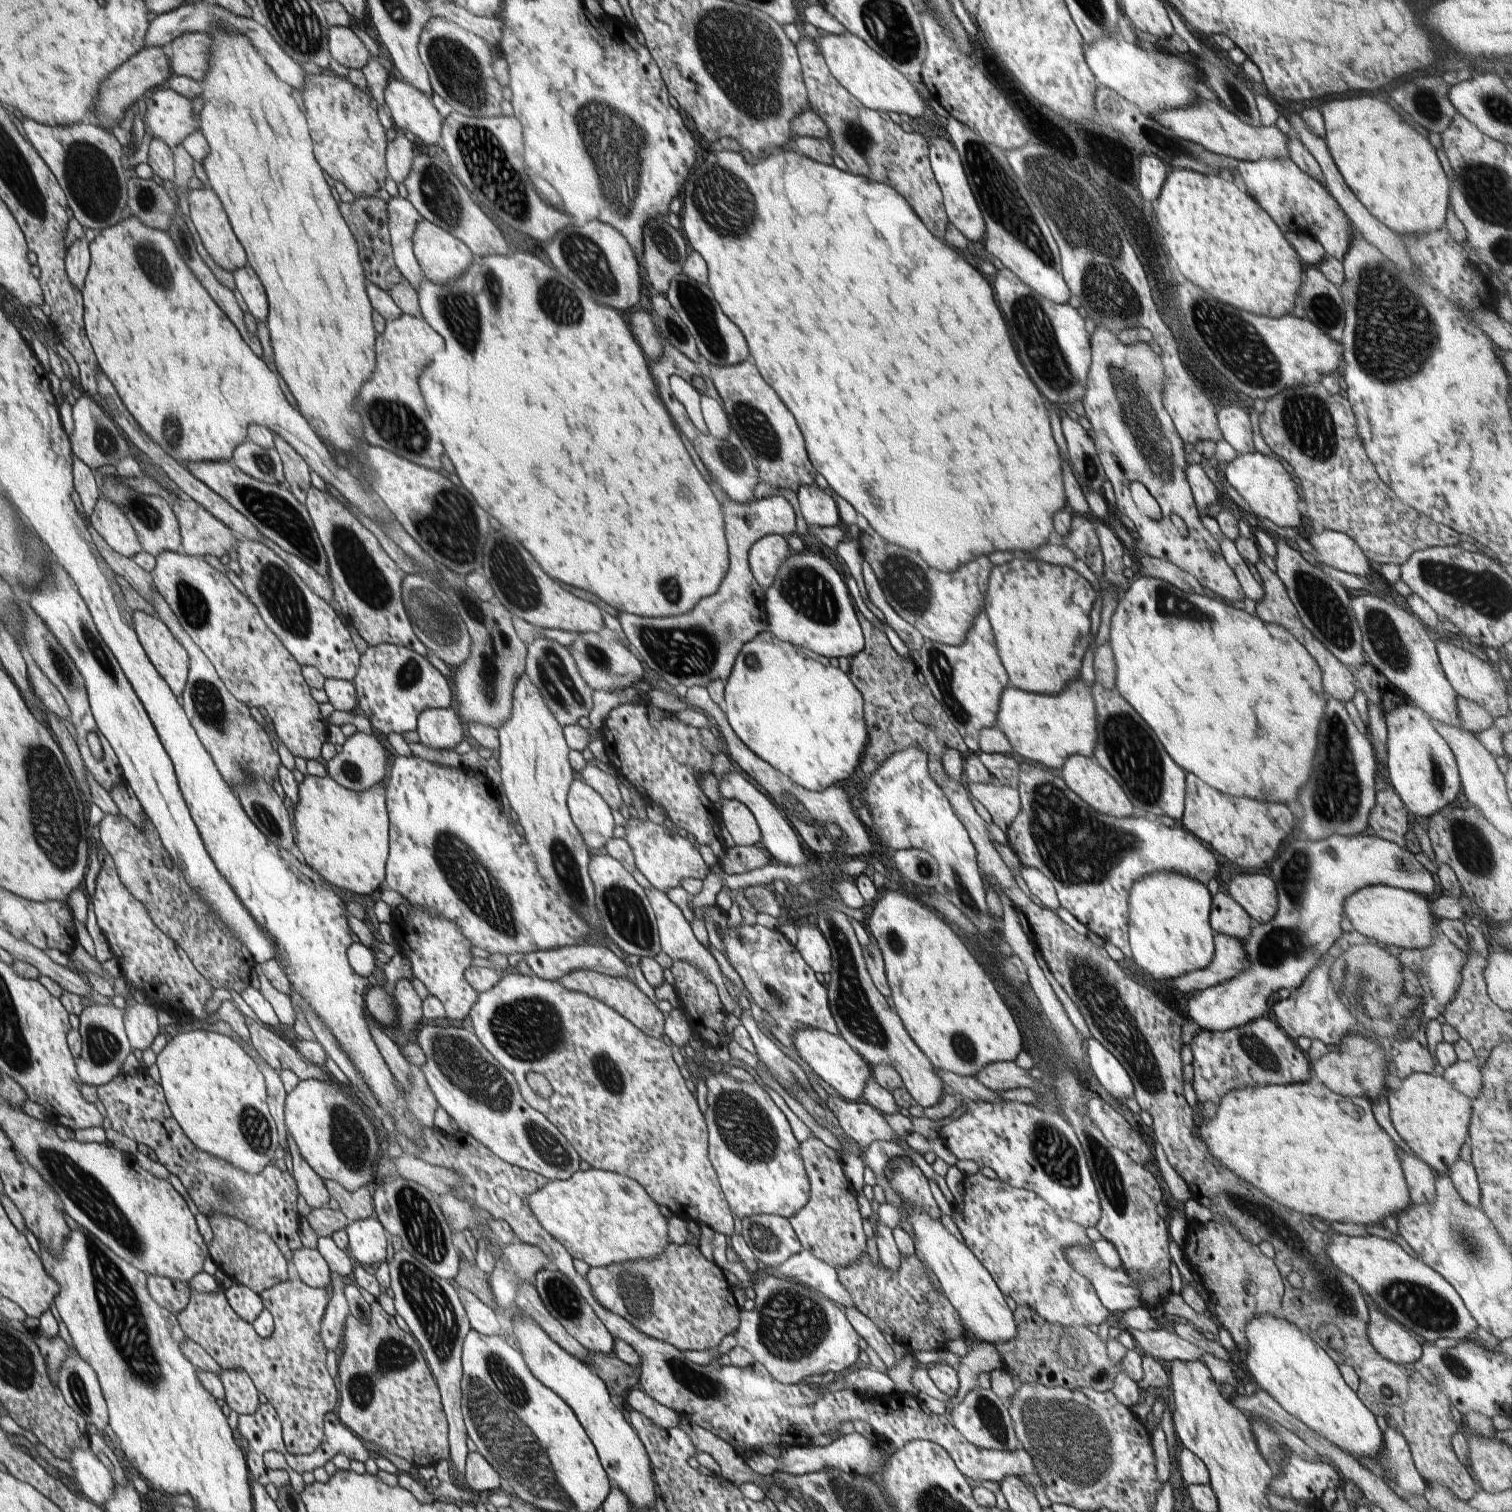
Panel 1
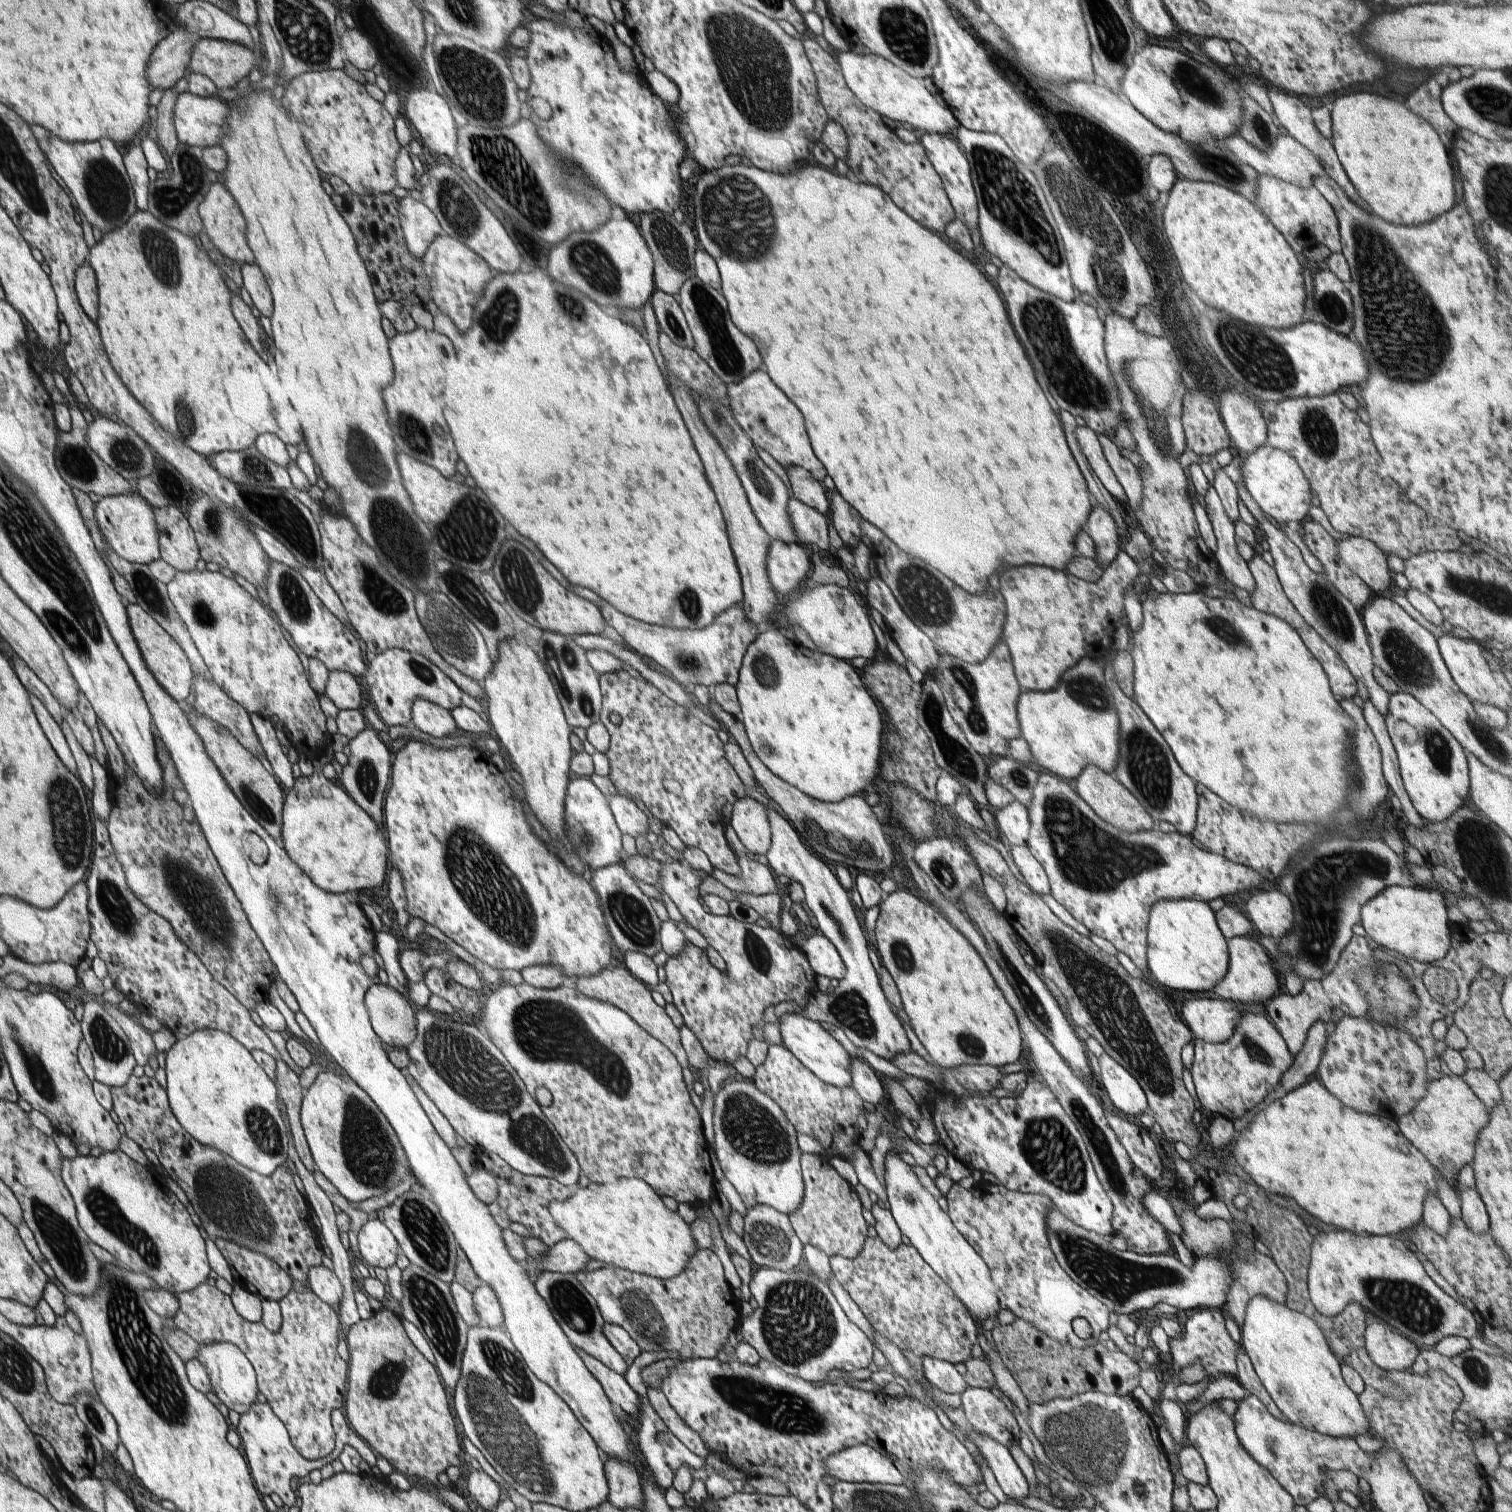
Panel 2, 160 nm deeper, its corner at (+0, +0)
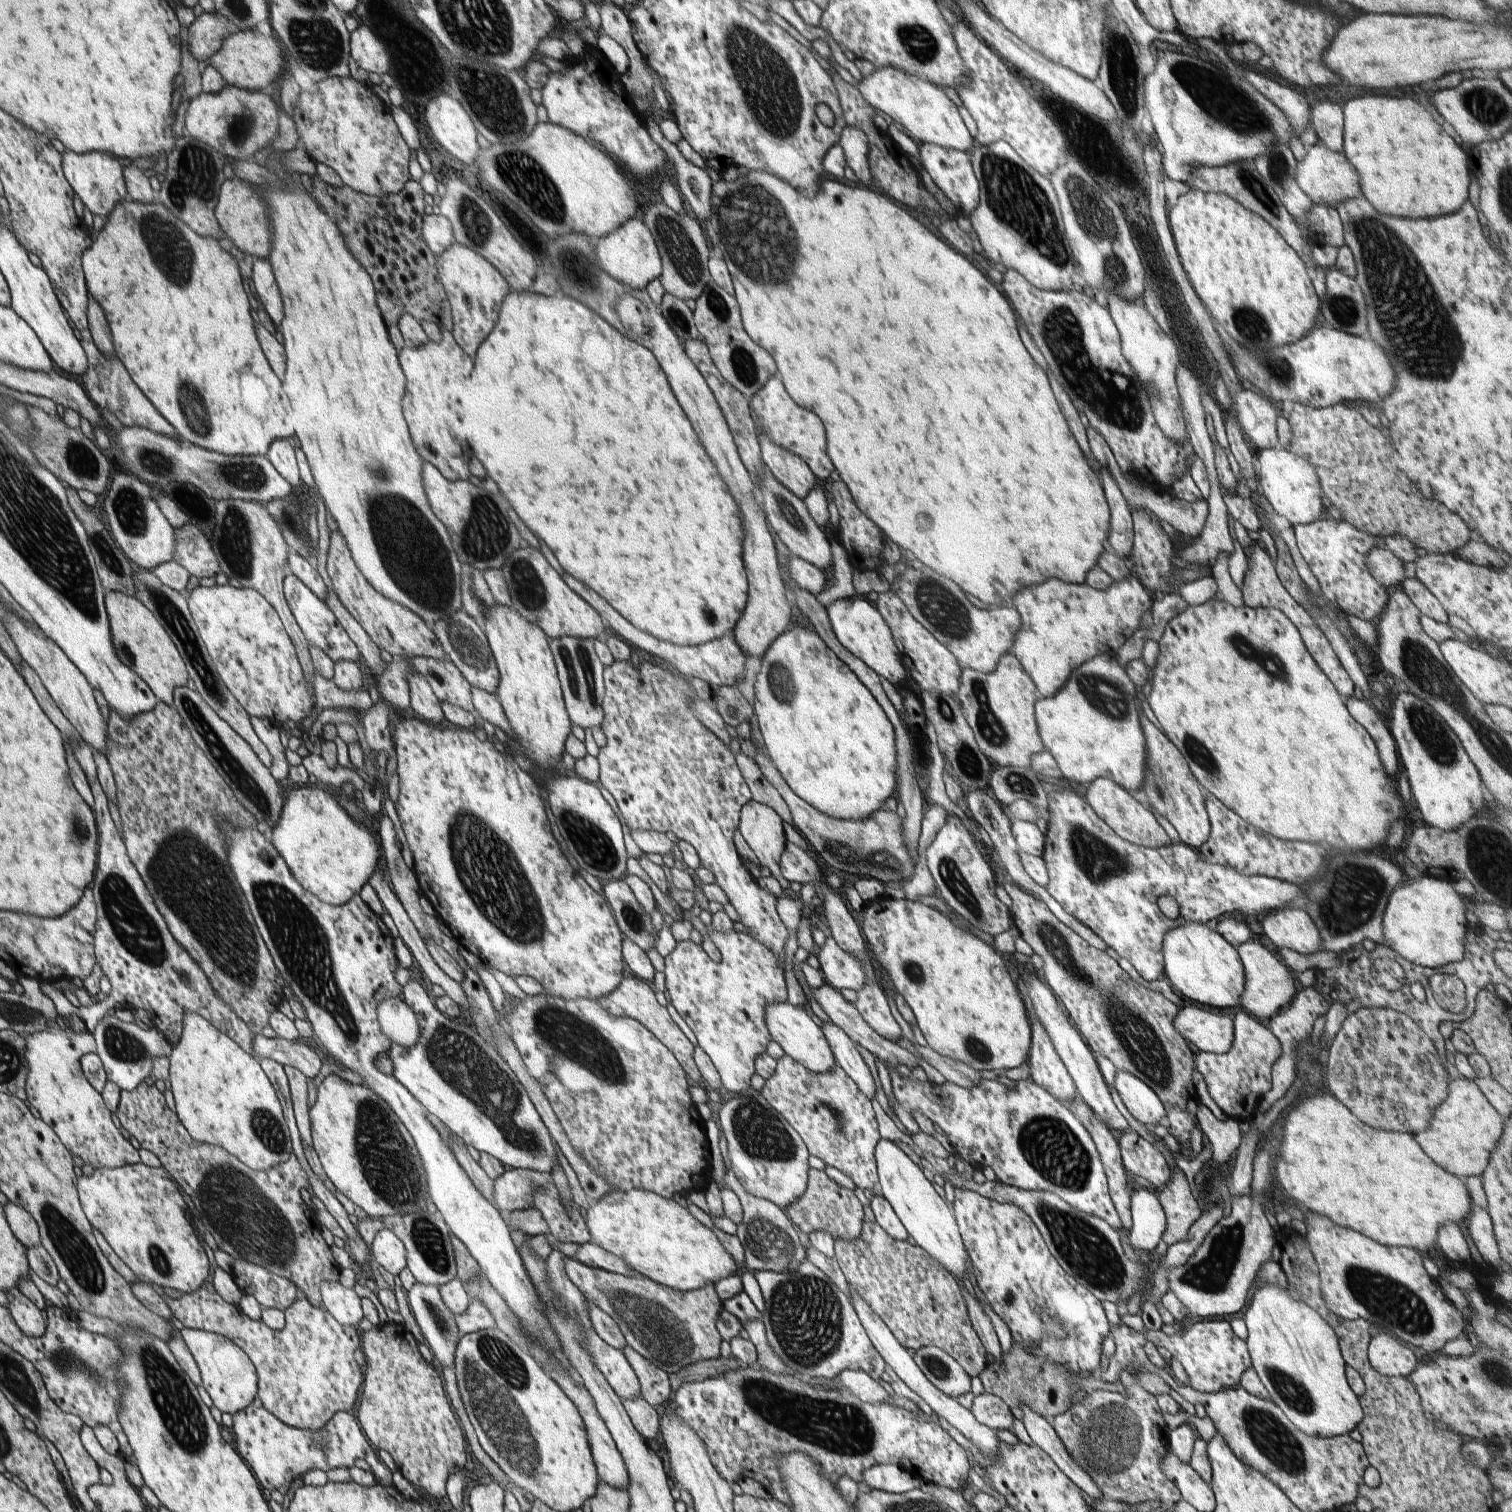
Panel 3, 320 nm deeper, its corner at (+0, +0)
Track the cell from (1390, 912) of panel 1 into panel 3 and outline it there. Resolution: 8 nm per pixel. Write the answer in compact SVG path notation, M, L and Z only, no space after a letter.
M1422 875L1422 877L1416 879L1415 881L1405 881L1398 885L1389 896L1389 901L1384 913L1383 918L1383 931L1385 936L1385 946L1390 947L1392 950L1398 952L1404 958L1412 962L1414 966L1420 964L1420 966L1425 966L1429 968L1436 968L1439 966L1444 966L1449 962L1460 962L1465 957L1465 950L1467 944L1467 930L1466 924L1468 920L1466 919L1466 910L1468 909L1468 903L1464 903L1464 898L1455 889L1450 881L1445 881L1430 875Z

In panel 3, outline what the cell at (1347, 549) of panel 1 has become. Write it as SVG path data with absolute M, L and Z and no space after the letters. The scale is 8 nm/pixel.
M1374 549L1370 556L1367 556L1367 563L1370 565L1371 574L1388 590L1397 588L1406 579L1405 564L1388 549Z

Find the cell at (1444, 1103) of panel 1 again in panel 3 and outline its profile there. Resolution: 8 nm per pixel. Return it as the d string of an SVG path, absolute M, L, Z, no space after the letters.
M1458 1078L1451 1080L1449 1093L1444 1102L1435 1110L1430 1128L1424 1132L1417 1133L1415 1139L1422 1147L1422 1150L1436 1163L1438 1166L1445 1168L1448 1172L1464 1179L1473 1176L1481 1176L1489 1165L1489 1160L1493 1154L1493 1150L1500 1142L1505 1125L1505 1119L1498 1114L1498 1111L1490 1104L1490 1101L1484 1096L1481 1088L1470 1079Z

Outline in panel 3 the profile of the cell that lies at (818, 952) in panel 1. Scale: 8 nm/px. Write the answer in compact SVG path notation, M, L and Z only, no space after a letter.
M827 938L822 950L816 954L820 963L820 973L826 982L836 990L851 988L861 991L867 983L867 970L861 960L852 953L846 952L834 940Z

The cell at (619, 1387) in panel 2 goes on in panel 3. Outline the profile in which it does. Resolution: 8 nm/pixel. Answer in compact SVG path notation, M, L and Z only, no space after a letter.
M640 1396L638 1399L622 1399L623 1404L630 1416L634 1425L638 1428L638 1432L641 1433L643 1437L646 1437L652 1442L660 1443L660 1427L659 1427L659 1417L661 1410L649 1405Z

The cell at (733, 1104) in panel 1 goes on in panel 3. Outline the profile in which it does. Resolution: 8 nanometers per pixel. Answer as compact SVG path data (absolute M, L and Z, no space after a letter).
M744 1093L728 1100L720 1108L718 1120L720 1120L722 1132L726 1138L726 1148L728 1148L726 1163L750 1194L768 1199L785 1210L804 1194L808 1170L811 1169L808 1165L809 1150L790 1123L777 1110L774 1110L760 1093Z

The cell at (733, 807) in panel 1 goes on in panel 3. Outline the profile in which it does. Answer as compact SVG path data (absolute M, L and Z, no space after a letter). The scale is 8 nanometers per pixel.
M752 799L741 808L739 831L761 866L768 866L780 886L787 889L790 882L780 870L781 856L787 843L782 822L774 809Z

